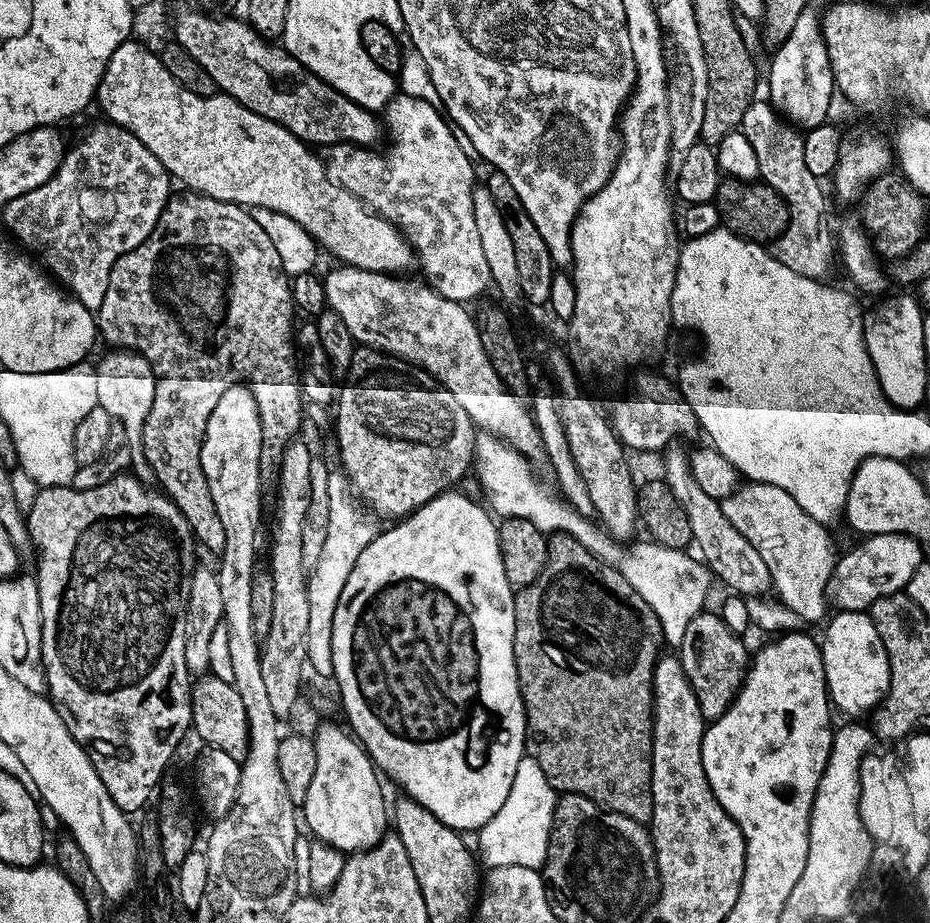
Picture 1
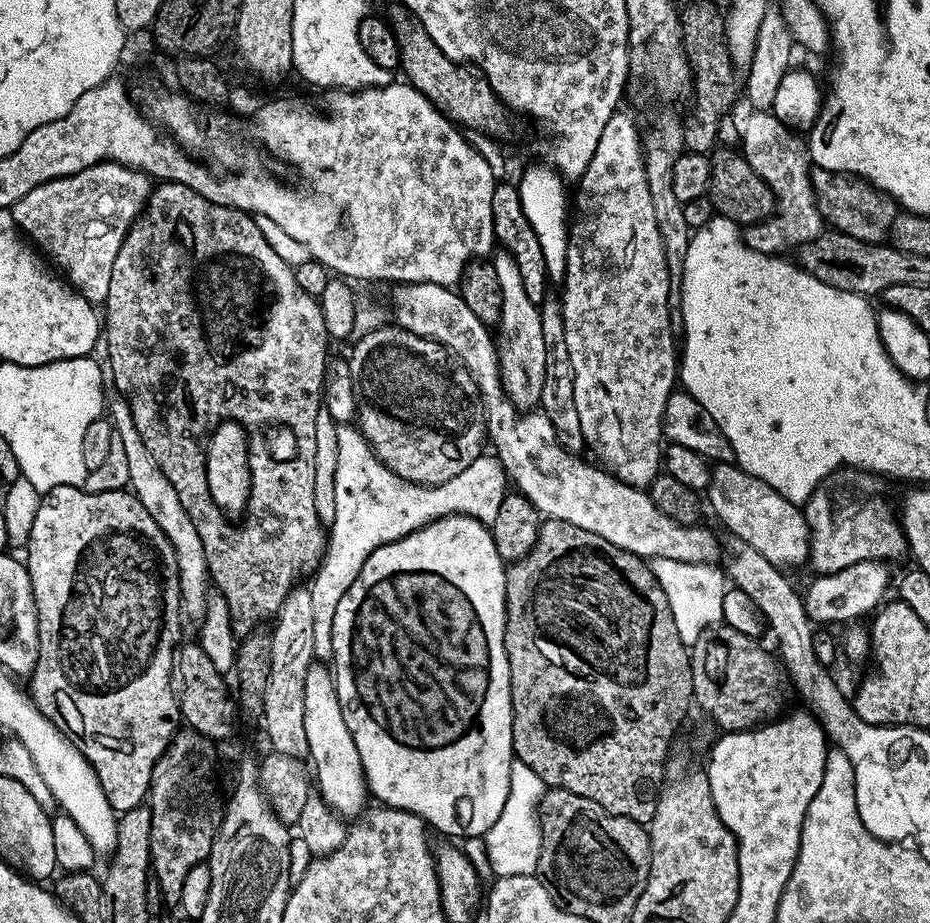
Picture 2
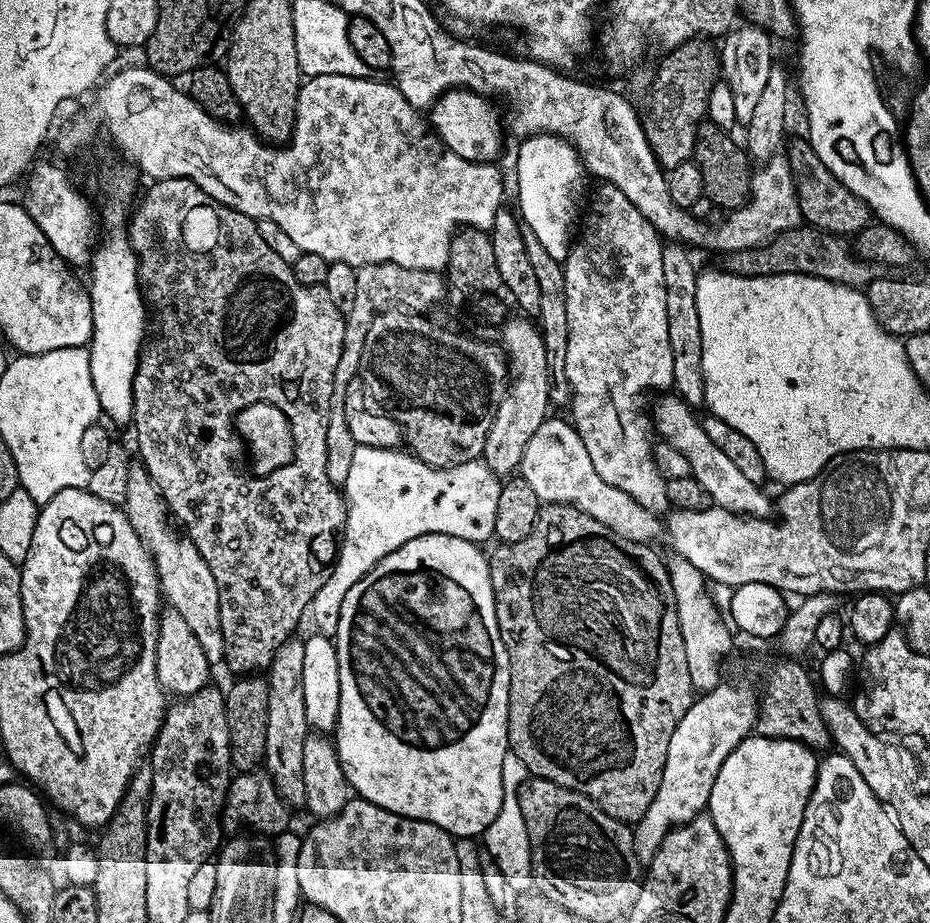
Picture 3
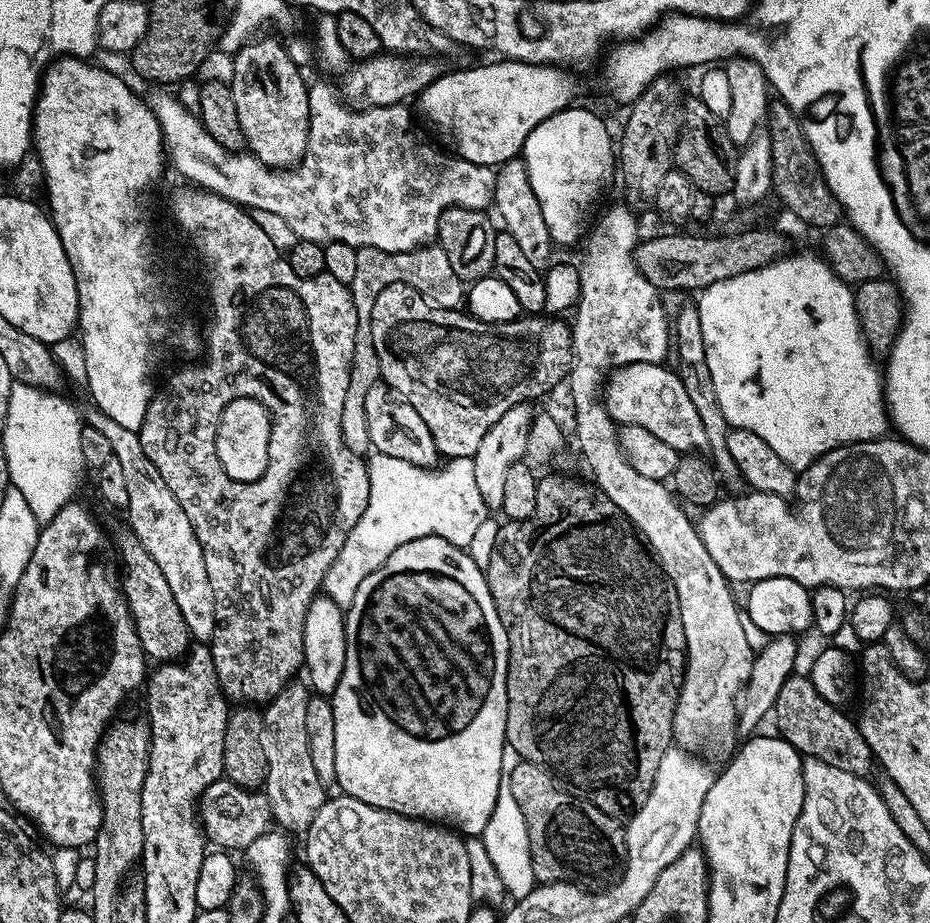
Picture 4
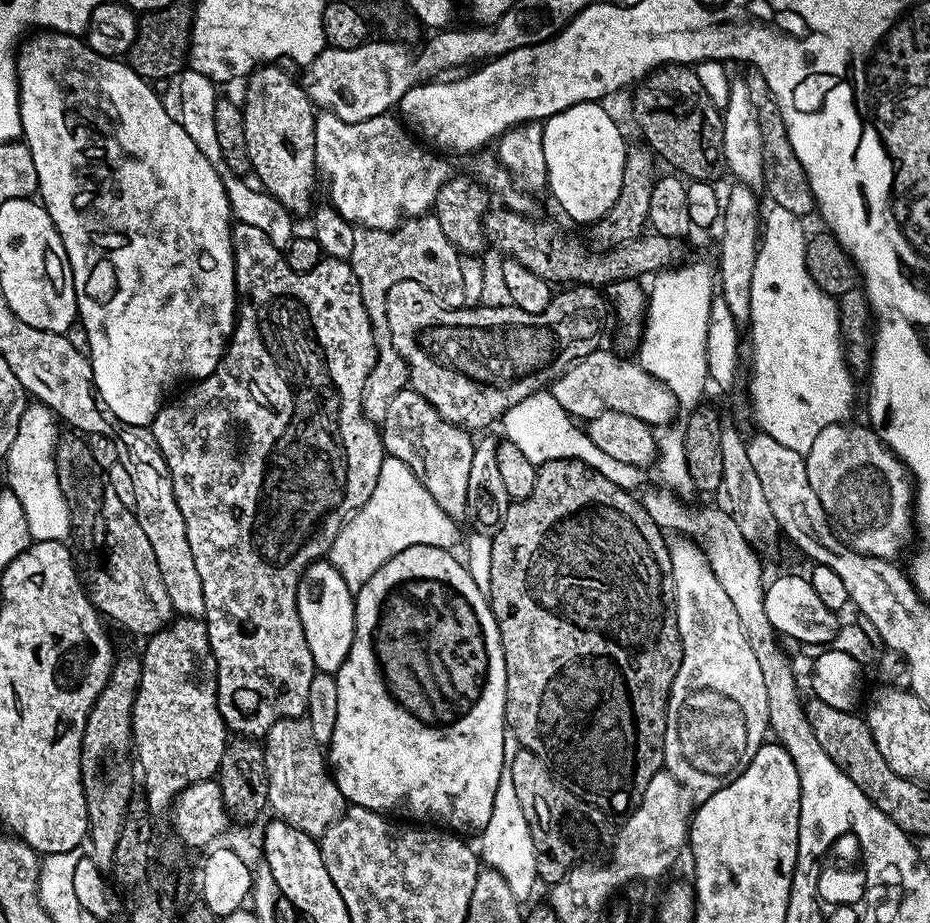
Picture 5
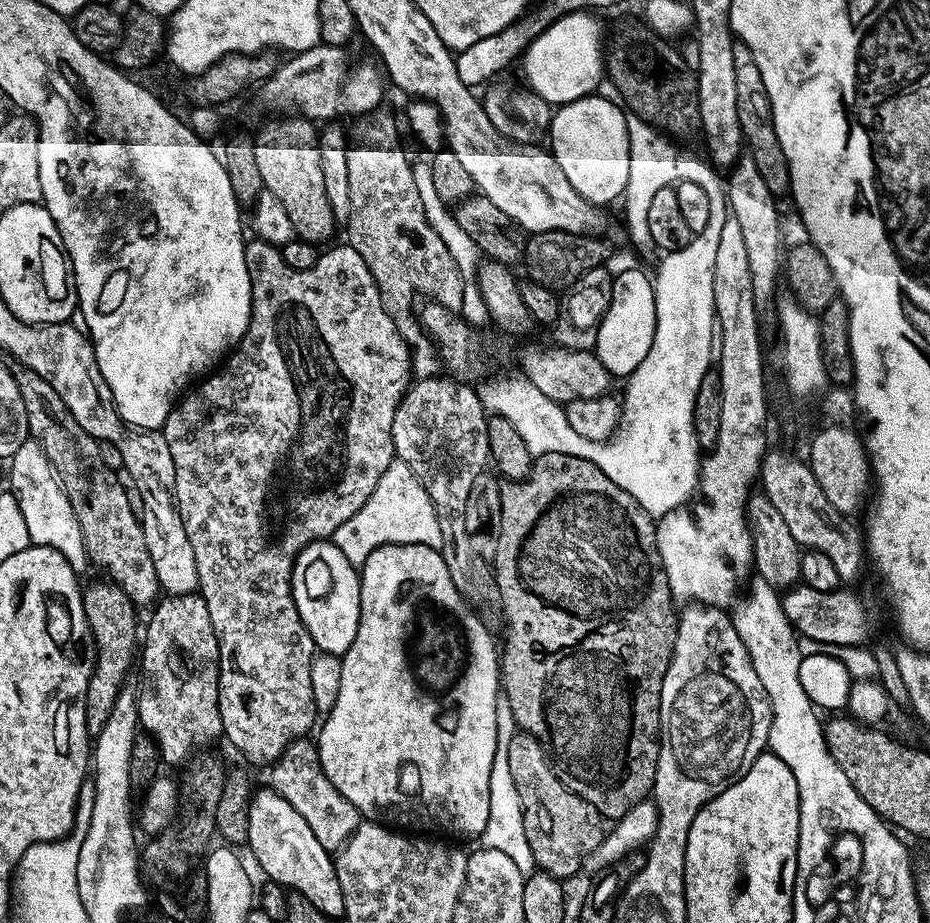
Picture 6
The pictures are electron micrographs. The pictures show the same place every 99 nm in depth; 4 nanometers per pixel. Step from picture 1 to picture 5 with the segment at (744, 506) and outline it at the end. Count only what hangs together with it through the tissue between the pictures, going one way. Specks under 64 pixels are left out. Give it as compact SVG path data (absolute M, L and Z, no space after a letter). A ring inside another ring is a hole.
M593 350L584 360L578 360L550 384L550 395L569 417L581 416L584 422L593 420L606 410L634 414L642 422L653 426L668 424L678 413L674 394L662 381L654 378L635 359L623 360L612 352Z

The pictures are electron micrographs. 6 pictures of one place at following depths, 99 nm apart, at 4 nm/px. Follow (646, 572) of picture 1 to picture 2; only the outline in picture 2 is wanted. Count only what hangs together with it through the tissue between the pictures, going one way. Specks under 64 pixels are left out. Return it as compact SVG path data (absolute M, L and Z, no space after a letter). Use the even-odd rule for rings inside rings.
M656 557L650 560L650 567L658 586L662 586L662 594L666 594L666 602L670 602L670 614L674 614L674 626L678 626L678 638L682 638L684 644L691 646L698 642L698 634L702 634L702 630L723 621L722 602L726 591L723 567Z

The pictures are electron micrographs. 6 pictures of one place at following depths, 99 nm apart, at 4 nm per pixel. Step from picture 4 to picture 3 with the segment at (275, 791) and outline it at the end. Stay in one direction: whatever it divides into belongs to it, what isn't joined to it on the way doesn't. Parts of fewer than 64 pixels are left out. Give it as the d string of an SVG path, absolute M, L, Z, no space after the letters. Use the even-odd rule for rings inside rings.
M303 639L287 640L276 651L272 666L266 672L270 702L266 718L266 754L263 767L275 782L280 797L289 806L303 805L306 794L306 786L302 784L302 746L310 729L306 722L306 702L302 699L302 661L305 654Z

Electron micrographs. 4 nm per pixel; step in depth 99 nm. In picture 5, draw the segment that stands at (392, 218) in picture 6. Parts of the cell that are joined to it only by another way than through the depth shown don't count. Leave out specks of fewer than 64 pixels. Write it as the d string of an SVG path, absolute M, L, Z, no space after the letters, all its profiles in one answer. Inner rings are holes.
M425 214L405 219L391 230L357 227L350 263L358 278L368 317L373 322L380 322L386 314L390 286L403 280L422 282L422 286L426 286L426 290L430 290L430 294L438 297L447 308L465 307L461 259L461 253L452 245L450 238L442 234L442 226L438 226L436 215Z

